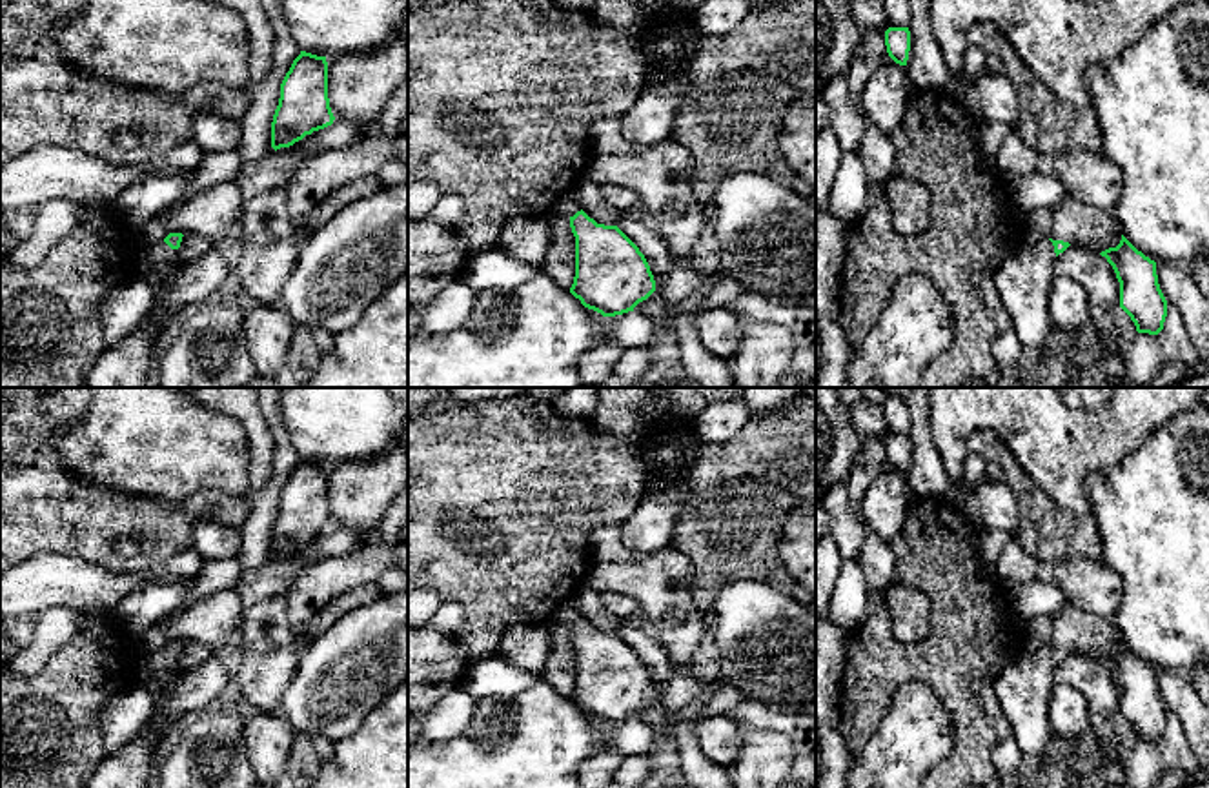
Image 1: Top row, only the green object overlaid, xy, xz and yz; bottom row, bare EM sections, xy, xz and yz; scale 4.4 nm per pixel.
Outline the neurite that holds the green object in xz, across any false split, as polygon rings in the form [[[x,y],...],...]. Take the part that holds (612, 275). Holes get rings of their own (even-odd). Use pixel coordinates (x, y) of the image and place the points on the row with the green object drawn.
[[[572,191],[552,207],[570,220],[575,237],[575,277],[570,293],[588,309],[615,317],[655,291],[650,266],[639,248],[617,227],[597,224]]]

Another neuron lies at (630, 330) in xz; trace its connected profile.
[[[628,311],[615,317],[606,317],[603,342],[623,349],[646,348],[654,337],[655,320],[639,313]]]

